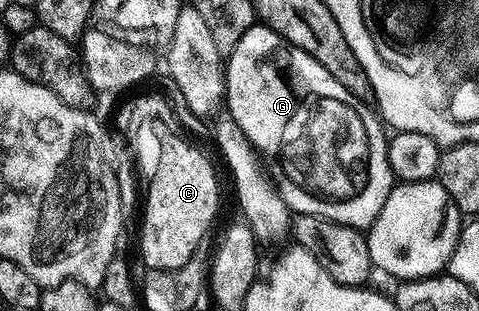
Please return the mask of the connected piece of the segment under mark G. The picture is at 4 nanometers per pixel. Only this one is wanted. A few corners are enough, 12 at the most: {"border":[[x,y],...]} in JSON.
{"border":[[258,22],[226,111],[292,213],[370,229],[376,109]]}

